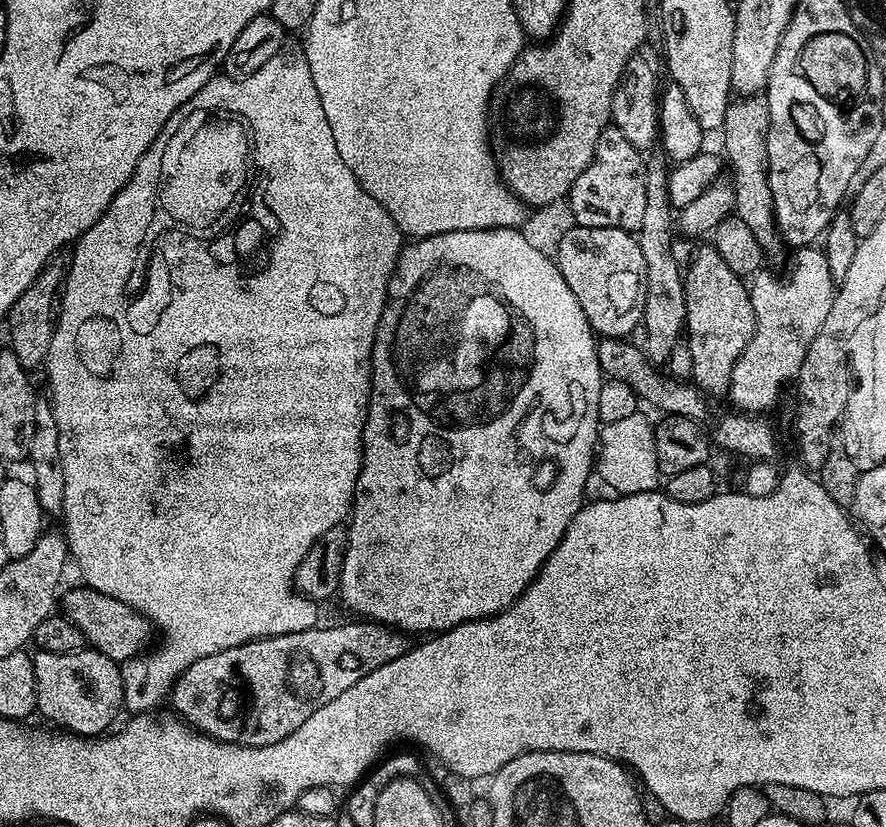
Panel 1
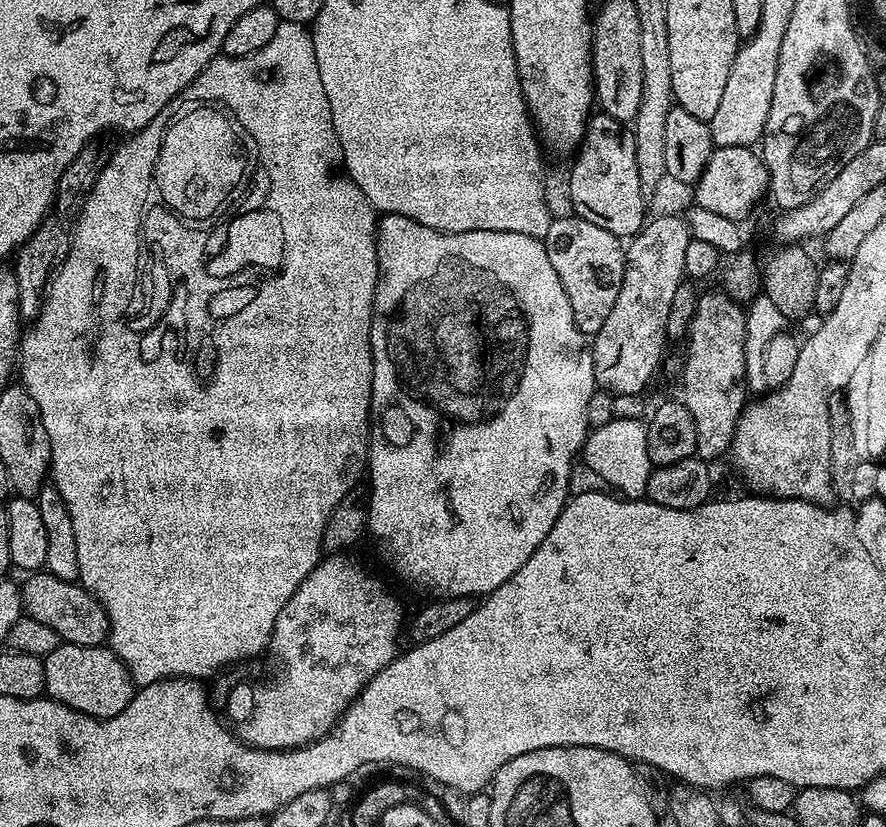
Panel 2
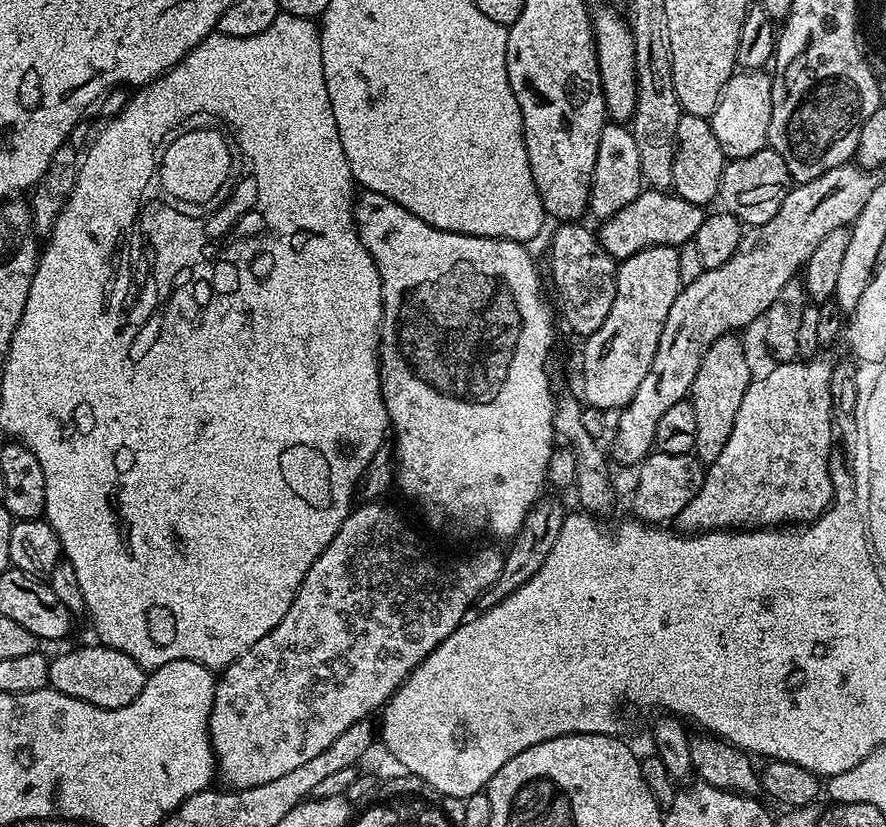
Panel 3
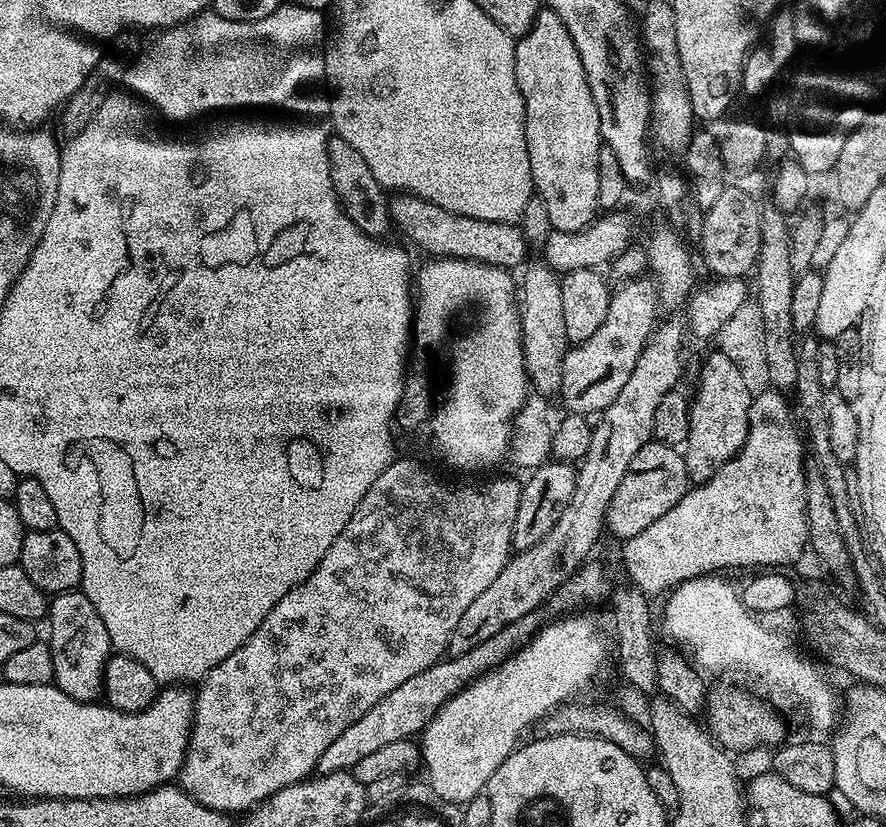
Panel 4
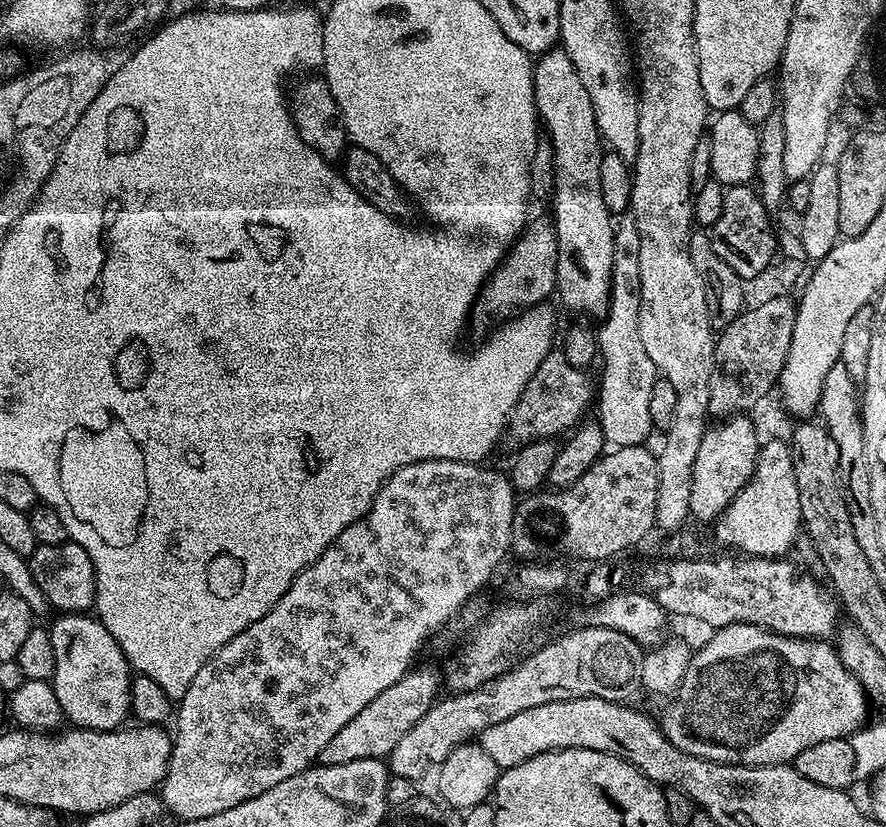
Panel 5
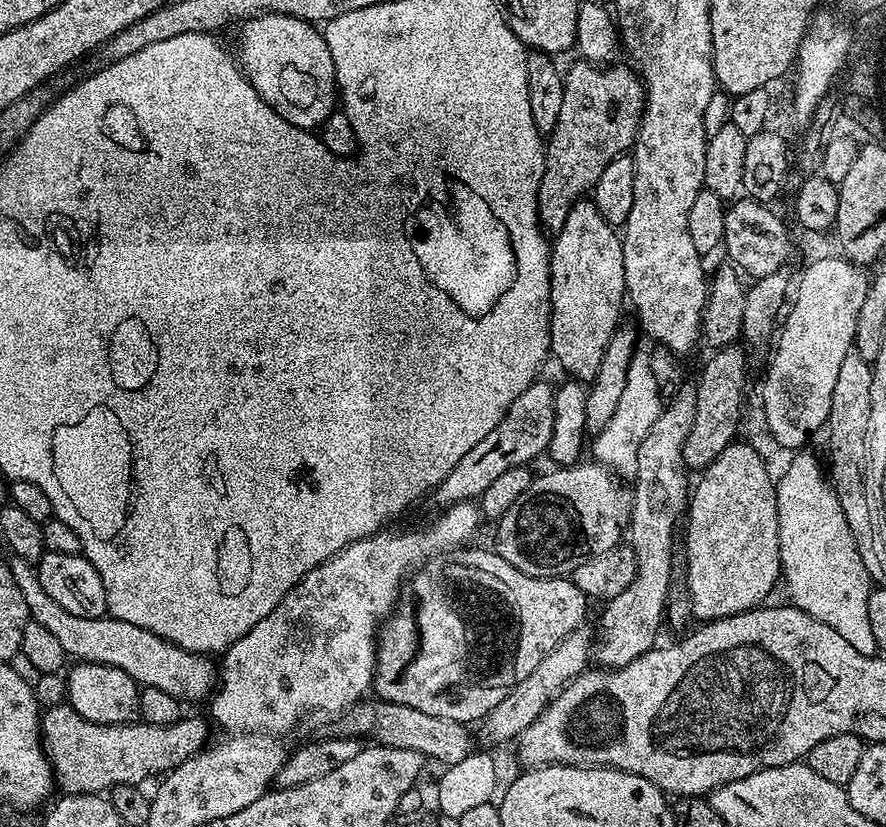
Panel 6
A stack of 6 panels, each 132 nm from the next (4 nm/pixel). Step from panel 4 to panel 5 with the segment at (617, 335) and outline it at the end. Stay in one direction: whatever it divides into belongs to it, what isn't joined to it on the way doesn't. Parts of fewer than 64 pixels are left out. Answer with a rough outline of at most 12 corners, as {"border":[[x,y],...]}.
{"border":[[563,351],[539,363],[508,419],[526,445],[563,437],[594,400]]}

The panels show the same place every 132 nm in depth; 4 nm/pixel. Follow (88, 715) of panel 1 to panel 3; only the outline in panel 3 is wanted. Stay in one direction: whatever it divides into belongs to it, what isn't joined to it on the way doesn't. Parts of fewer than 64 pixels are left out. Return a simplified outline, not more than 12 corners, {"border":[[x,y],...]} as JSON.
{"border":[[76,648],[48,665],[49,685],[99,708],[144,689],[122,650]]}

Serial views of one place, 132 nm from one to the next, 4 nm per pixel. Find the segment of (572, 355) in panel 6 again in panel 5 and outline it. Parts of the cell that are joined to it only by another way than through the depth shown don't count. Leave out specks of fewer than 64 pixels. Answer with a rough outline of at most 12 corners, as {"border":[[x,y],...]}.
{"border":[[563,47],[533,92],[554,146],[555,295],[608,313],[616,267],[596,111]]}

